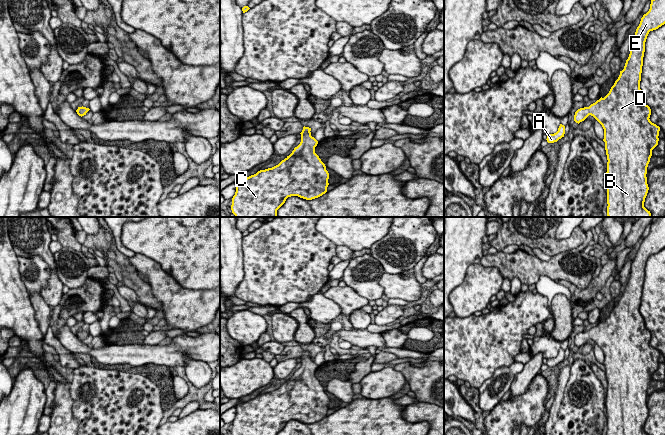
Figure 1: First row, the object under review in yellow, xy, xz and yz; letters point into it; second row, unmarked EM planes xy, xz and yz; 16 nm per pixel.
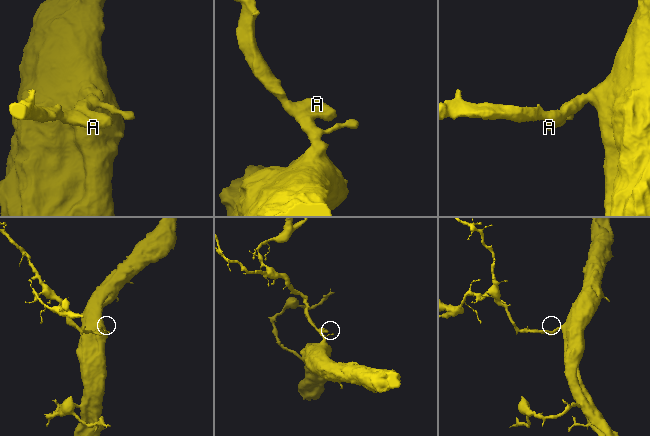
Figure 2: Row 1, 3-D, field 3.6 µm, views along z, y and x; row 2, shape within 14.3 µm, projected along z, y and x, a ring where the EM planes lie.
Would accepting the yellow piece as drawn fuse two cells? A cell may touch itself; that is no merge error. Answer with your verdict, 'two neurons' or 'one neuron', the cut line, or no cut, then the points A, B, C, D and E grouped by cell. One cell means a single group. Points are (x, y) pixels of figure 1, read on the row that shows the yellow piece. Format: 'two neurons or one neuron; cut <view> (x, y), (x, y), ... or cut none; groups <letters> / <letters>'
one neuron; cut none; groups A B C D E

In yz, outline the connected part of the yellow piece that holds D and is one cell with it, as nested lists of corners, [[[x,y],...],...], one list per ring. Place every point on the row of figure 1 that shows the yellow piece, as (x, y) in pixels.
[[[651,0],[649,11],[643,15],[640,24],[632,37],[630,54],[624,69],[620,71],[618,79],[611,87],[609,93],[591,104],[575,112],[574,121],[580,123],[589,115],[593,116],[604,129],[605,150],[607,155],[607,172],[605,175],[607,185],[607,216],[608,217],[652,217],[650,211],[644,207],[649,187],[647,184],[647,167],[652,156],[652,150],[658,145],[660,127],[650,121],[651,109],[645,103],[645,97],[640,89],[645,42],[650,31],[656,30],[665,24],[665,0]]]

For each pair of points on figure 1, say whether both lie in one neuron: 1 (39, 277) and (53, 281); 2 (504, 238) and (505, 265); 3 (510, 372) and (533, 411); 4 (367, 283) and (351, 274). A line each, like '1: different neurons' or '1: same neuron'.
1: different neurons
2: different neurons
3: different neurons
4: same neuron

